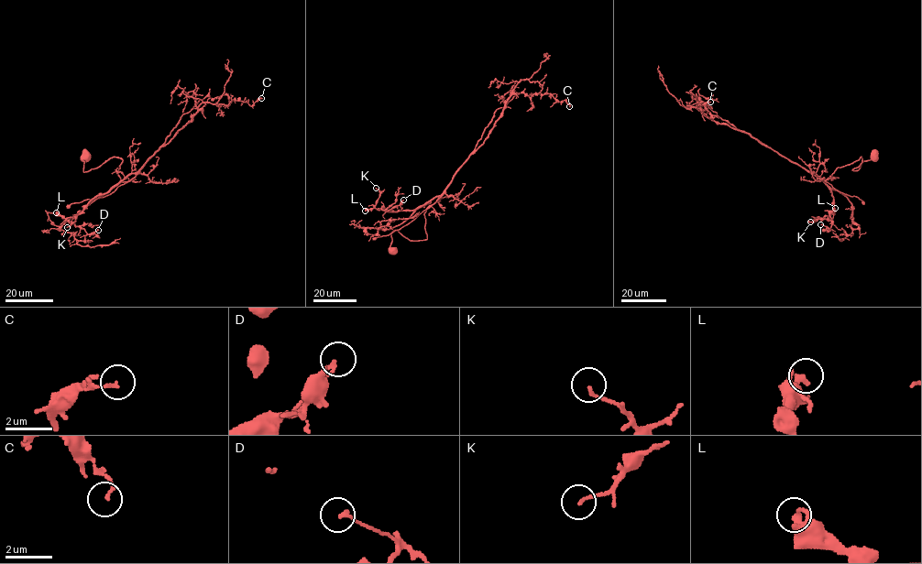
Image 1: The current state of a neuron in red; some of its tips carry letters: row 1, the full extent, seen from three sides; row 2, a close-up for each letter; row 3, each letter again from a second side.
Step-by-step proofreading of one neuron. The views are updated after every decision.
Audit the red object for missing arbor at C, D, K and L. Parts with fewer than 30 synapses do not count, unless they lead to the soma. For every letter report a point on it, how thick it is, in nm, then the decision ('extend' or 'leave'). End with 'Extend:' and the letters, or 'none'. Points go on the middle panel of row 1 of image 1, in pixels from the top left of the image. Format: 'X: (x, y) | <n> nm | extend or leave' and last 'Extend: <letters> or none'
C: (569, 106) | 120 nm | leave
D: (403, 200) | 160 nm | leave
K: (376, 188) | 130 nm | leave
L: (365, 211) | 320 nm | leave
Extend: none

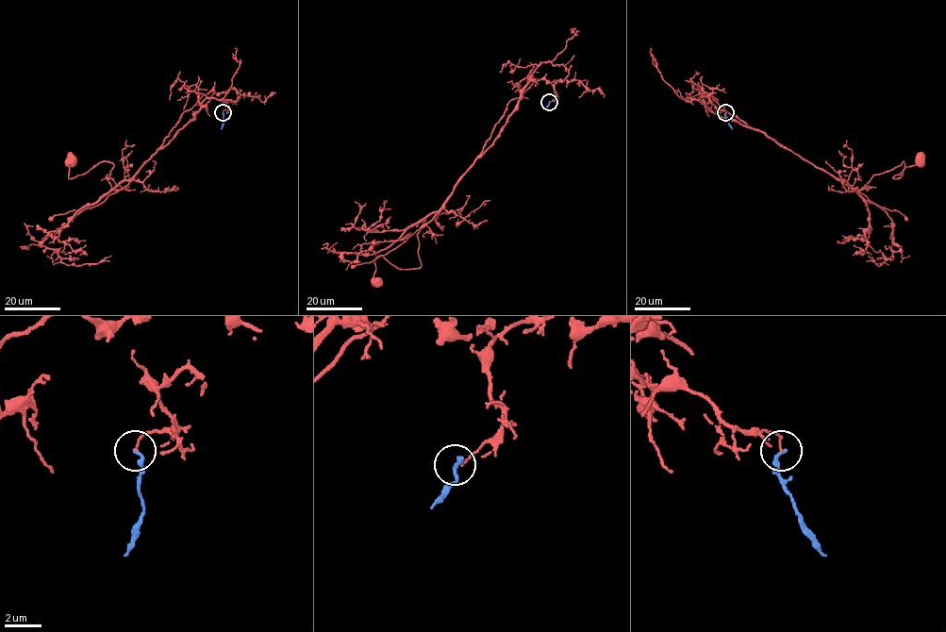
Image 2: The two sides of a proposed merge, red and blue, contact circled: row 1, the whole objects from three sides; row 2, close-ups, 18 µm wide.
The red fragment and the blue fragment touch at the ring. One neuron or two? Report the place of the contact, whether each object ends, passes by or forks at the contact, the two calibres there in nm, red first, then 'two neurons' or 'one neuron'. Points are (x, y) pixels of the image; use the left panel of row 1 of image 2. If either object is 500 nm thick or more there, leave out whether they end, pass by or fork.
place (223, 112); red ends; blue ends; calibres 110 and 200 nm; two neurons

